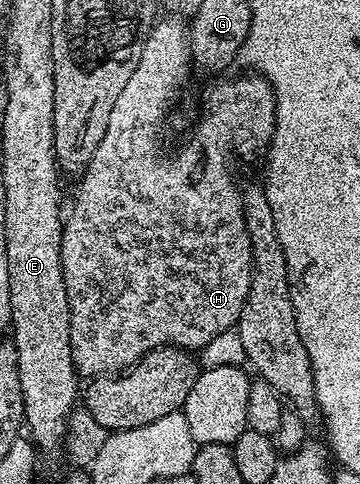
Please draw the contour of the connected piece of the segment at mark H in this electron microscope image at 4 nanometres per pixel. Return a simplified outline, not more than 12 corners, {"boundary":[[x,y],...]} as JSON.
{"boundary":[[157,19],[62,234],[84,378],[240,323],[252,251],[232,152],[267,149],[259,74],[188,80]]}

